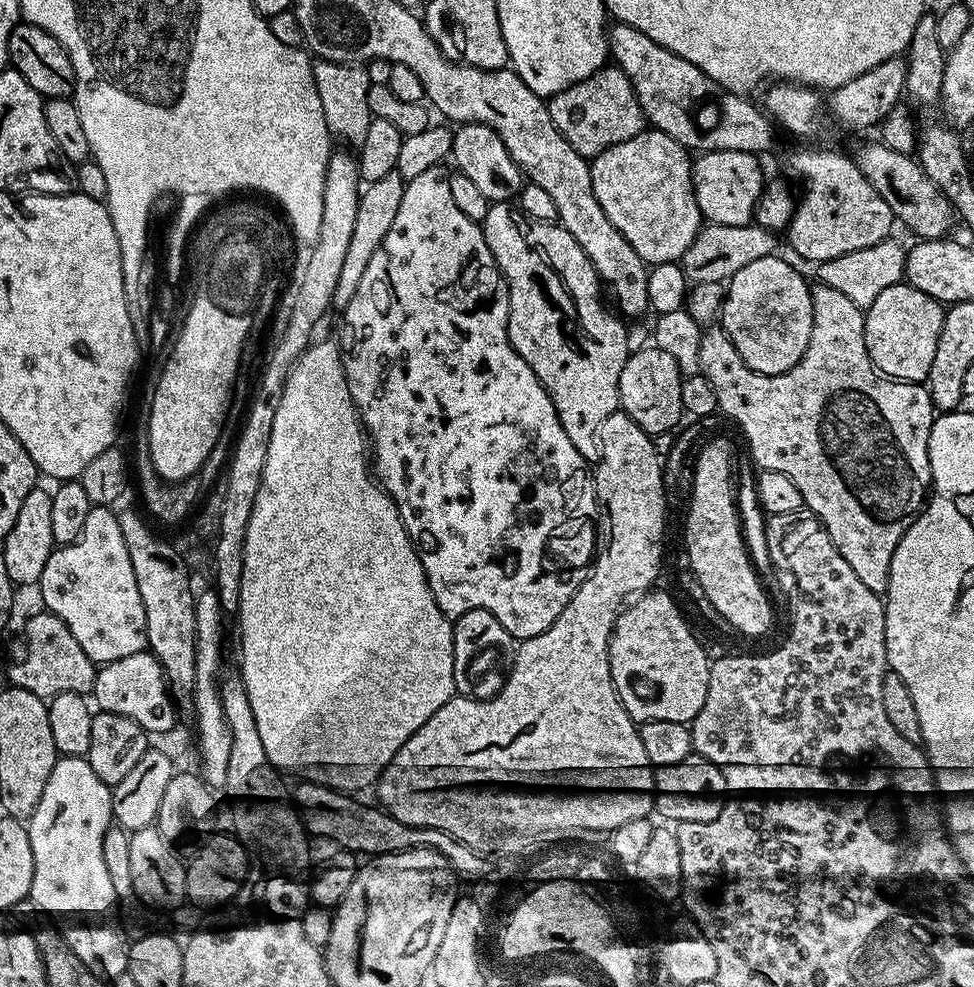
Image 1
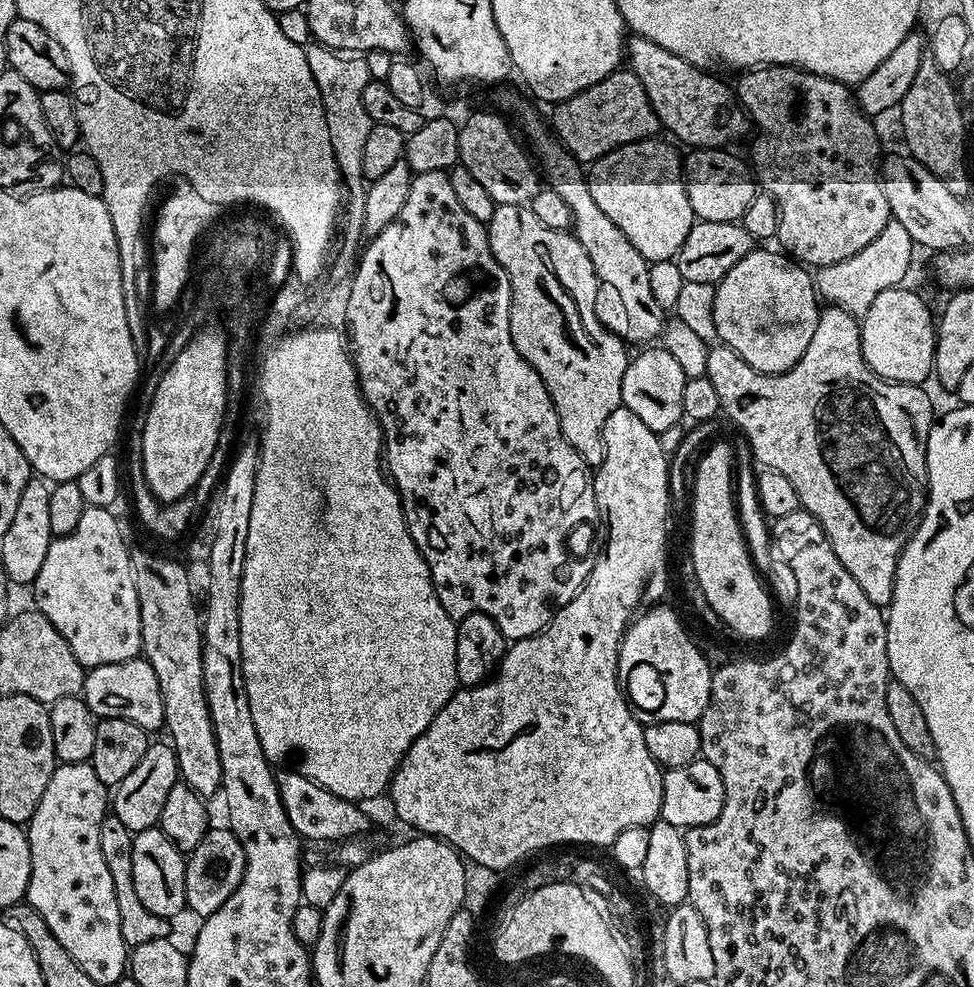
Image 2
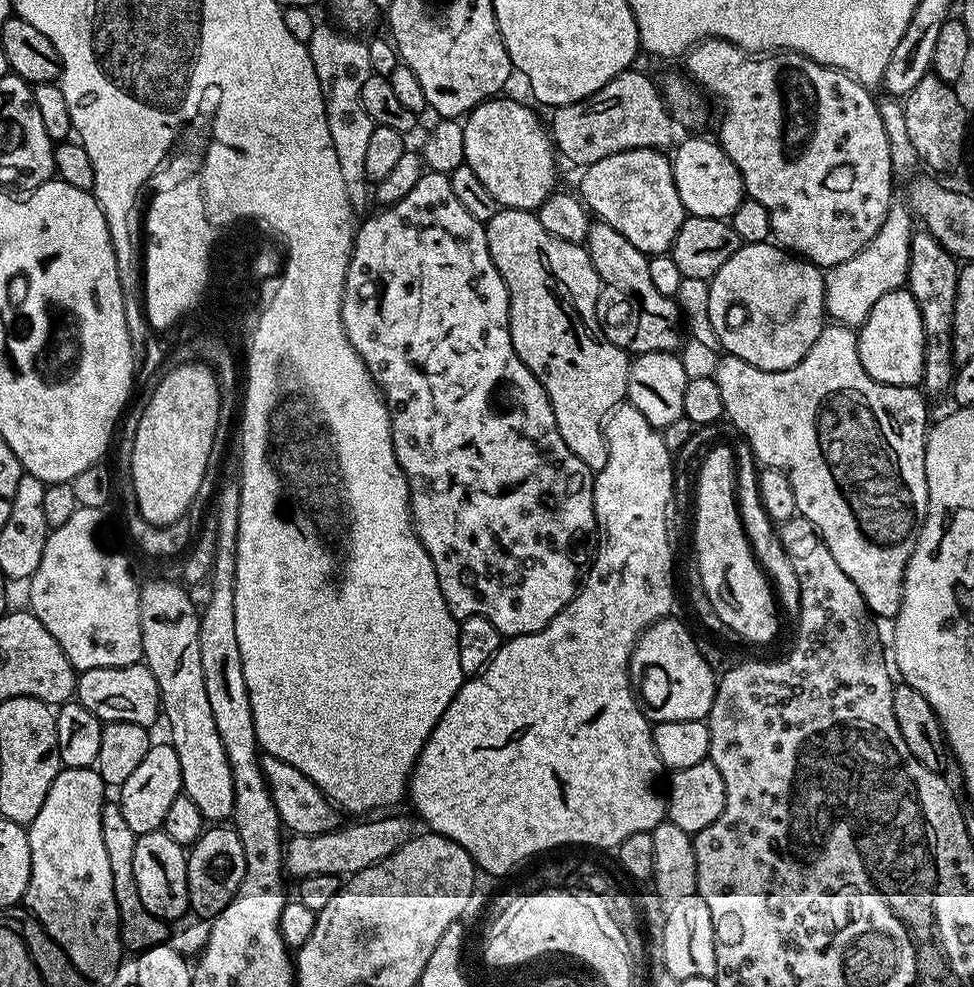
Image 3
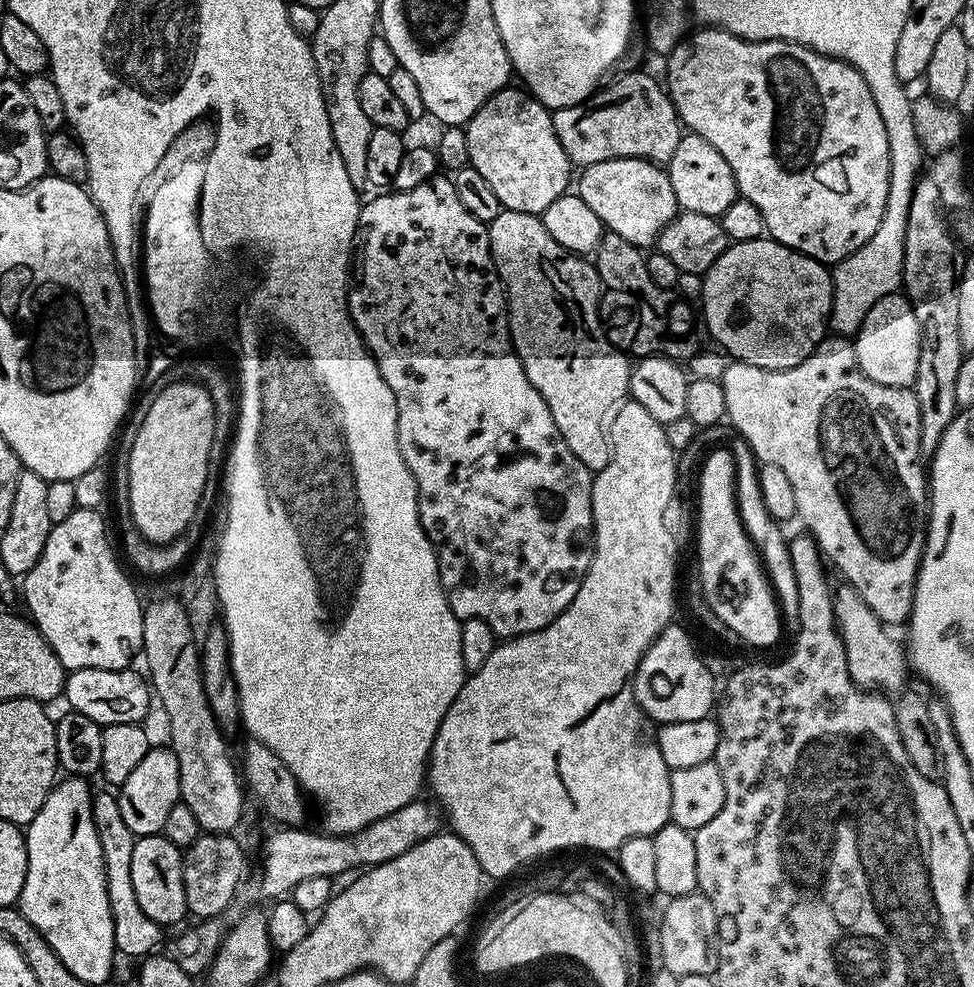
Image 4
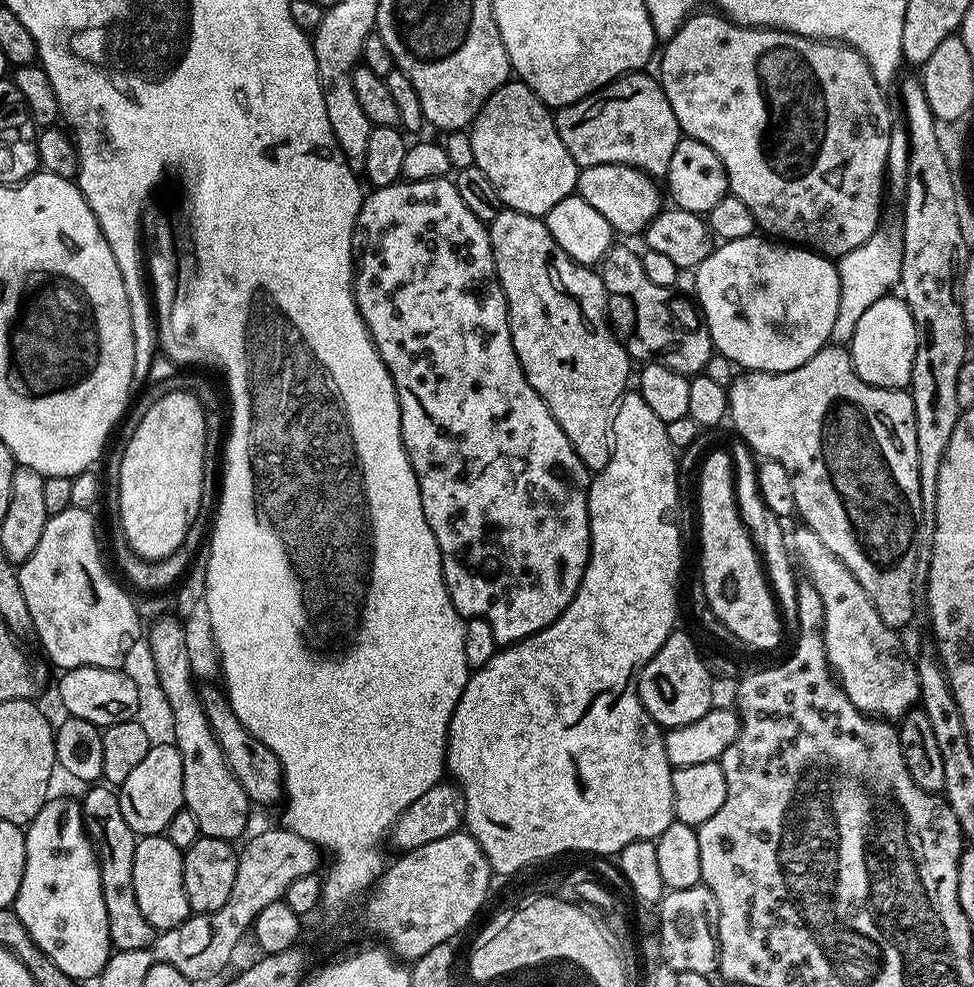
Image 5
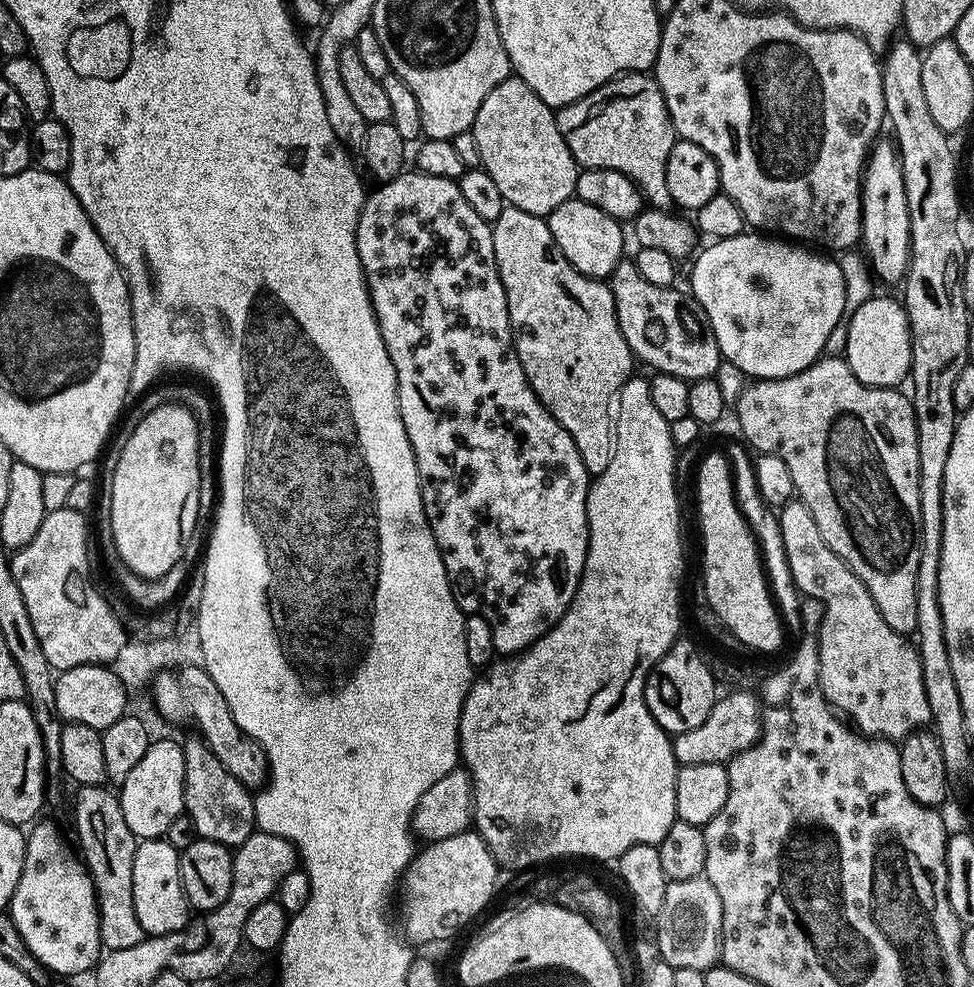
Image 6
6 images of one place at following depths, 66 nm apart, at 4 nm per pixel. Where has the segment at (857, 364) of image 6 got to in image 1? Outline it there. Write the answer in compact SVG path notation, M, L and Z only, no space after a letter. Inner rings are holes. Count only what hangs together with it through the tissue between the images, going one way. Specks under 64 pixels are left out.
M907 282L890 286L890 290L882 290L882 294L874 298L874 306L867 308L864 314L866 350L877 372L909 384L927 381L930 366L934 363L934 350L938 350L938 334L942 330L945 311L945 305L930 298L930 294L922 294L922 290L914 290L914 286L910 286Z

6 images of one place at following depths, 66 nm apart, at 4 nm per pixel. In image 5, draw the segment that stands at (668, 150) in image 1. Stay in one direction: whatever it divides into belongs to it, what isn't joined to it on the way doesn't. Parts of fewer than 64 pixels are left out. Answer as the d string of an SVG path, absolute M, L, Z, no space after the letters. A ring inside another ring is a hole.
M590 164L579 169L576 192L583 200L590 202L590 206L594 206L594 210L598 210L606 222L610 222L613 233L640 234L662 210L656 184L657 181L647 172L629 164Z

